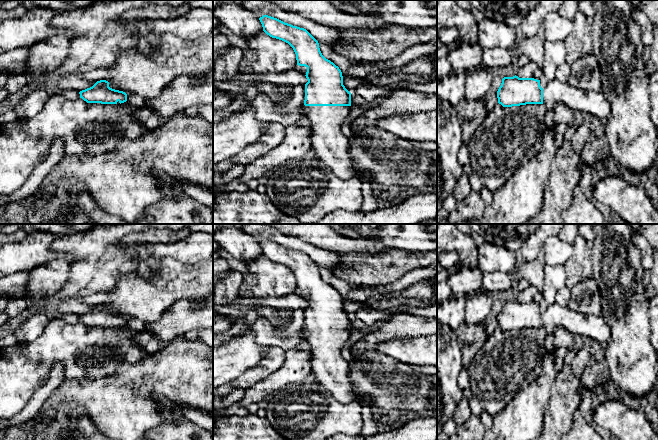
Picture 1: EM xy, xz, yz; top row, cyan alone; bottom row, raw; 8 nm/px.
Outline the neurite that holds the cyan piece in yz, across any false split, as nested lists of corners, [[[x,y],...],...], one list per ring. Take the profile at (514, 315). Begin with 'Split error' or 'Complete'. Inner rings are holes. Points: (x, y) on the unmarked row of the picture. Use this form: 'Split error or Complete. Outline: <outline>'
Split error. Outline: [[[504,301],[497,322],[503,331],[544,328],[553,333],[556,327],[562,326],[573,335],[589,337],[602,346],[611,337],[610,326],[602,316],[586,315],[556,303],[542,312],[540,304],[534,302]]]

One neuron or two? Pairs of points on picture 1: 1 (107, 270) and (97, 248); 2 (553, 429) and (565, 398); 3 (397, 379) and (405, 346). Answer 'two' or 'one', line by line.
1: two
2: one
3: two

